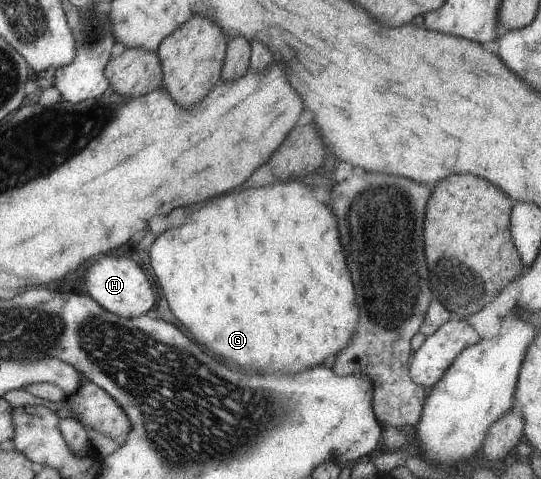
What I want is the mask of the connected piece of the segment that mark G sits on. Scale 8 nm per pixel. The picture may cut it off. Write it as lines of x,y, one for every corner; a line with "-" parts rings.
291,178
285,180
285,183
271,183
259,189
243,189
239,193
225,195
197,209
195,213
189,215
189,223
177,229
167,229
153,241
149,248
149,265
157,277
171,313
189,331
191,339
195,339
199,345
207,345
207,349
213,351
217,357
237,363
247,373
275,373
275,371
297,373
307,367
319,365
329,355
336,356
352,340
358,326
359,313
355,305
353,285
351,285
351,277
349,277
337,235
339,233
337,233
333,213
323,203
313,198
313,190

